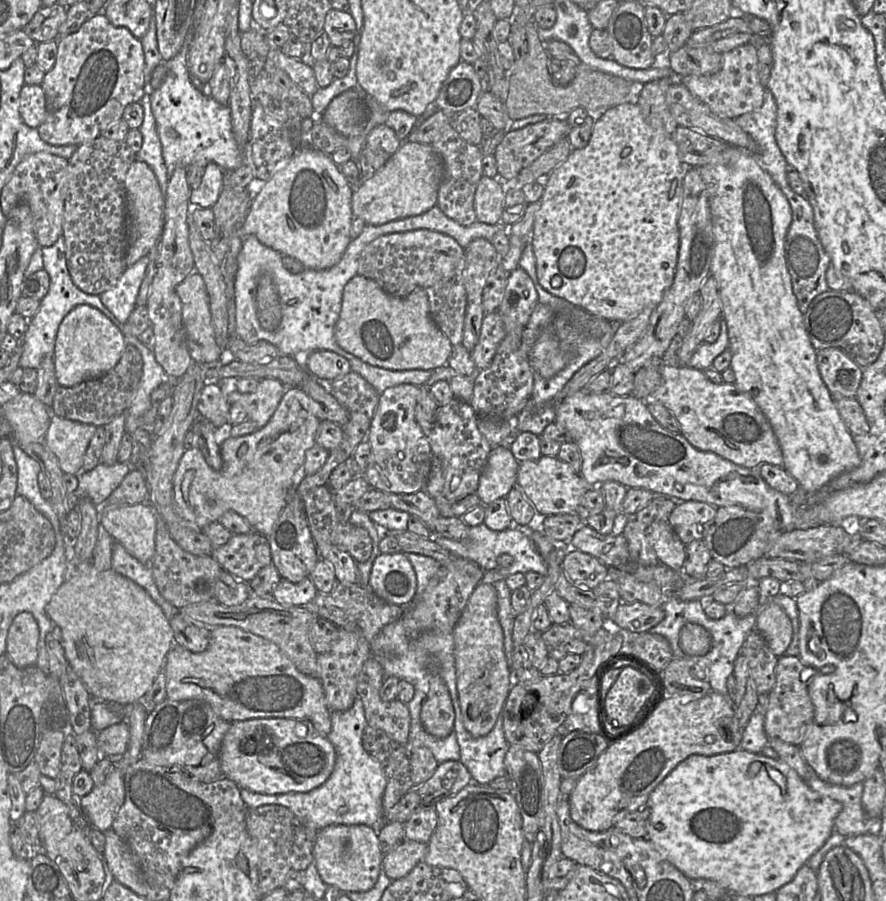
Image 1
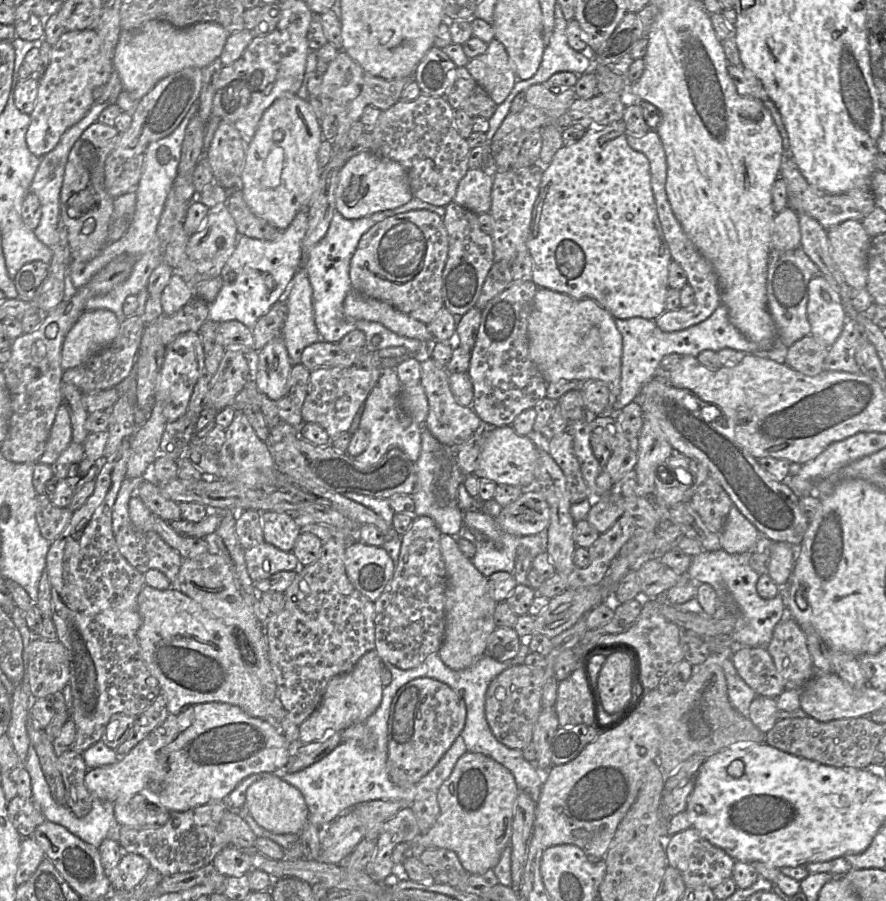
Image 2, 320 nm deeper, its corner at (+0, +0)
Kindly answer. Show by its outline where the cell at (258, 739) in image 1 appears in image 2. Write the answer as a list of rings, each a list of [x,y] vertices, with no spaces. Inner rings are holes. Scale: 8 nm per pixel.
[[[203,703],[190,707],[177,716],[170,715],[158,728],[151,731],[128,755],[108,766],[88,769],[85,785],[93,798],[130,803],[136,795],[145,798],[147,805],[166,809],[171,813],[193,811],[204,805],[226,802],[236,787],[251,775],[261,777],[283,772],[291,744],[269,723],[251,717],[240,708],[224,703]]]

